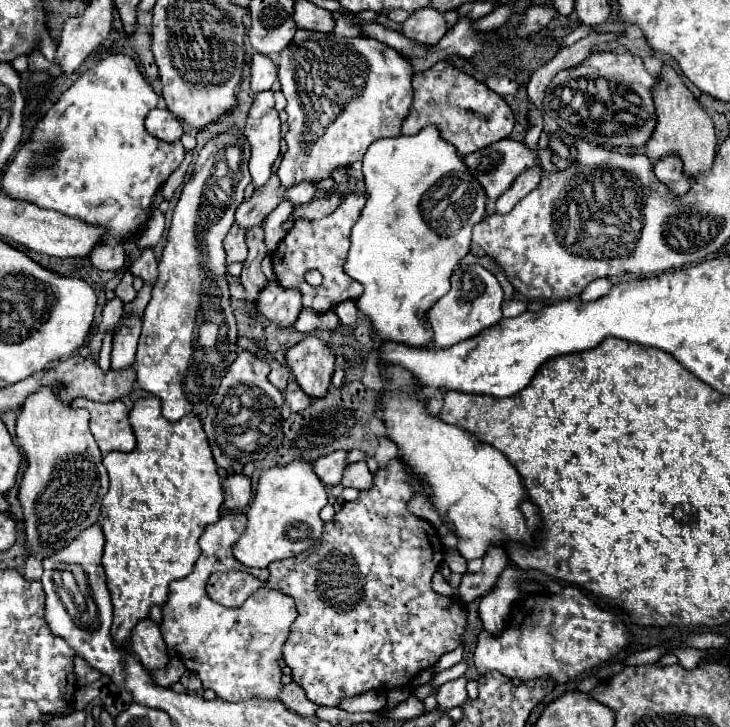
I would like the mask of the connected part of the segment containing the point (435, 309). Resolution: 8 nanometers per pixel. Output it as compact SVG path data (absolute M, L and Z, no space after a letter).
M459 265L451 275L451 291L425 313L425 321L433 329L431 345L445 349L481 333L485 327L497 325L501 321L501 303L503 289L493 273L481 265Z

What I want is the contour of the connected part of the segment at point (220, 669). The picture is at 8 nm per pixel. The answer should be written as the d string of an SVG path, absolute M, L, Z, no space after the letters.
M225 513L217 523L205 527L199 537L203 553L193 571L183 579L173 581L169 587L169 599L163 605L161 635L167 647L183 659L183 665L201 679L203 689L213 689L219 699L233 703L249 701L253 697L279 701L283 691L283 669L279 661L283 659L283 645L297 617L293 599L281 591L259 589L241 607L229 609L207 595L209 577L219 571L247 571L261 581L269 577L267 568L245 567L233 555L233 543L243 535L245 527L245 513Z

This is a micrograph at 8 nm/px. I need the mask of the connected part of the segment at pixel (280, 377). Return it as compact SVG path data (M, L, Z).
M265 359L267 363L269 363L269 367L271 367L271 383L279 389L279 391L283 391L285 389L285 385L289 383L289 379L291 379L291 371L287 369L287 367L283 367L283 365L279 365L275 359Z

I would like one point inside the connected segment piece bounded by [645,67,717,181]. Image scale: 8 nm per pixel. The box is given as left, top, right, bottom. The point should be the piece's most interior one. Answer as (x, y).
(683, 129)

